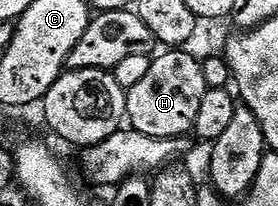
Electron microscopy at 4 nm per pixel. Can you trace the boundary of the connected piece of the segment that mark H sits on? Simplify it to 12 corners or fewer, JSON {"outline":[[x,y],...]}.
{"outline":[[181,48],[152,59],[125,95],[128,125],[184,139],[207,87]]}

